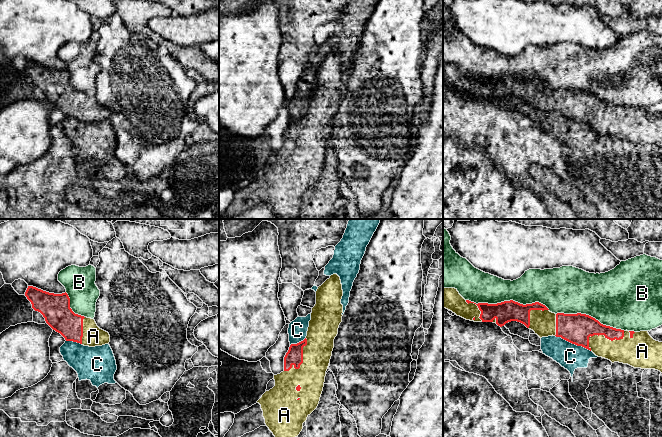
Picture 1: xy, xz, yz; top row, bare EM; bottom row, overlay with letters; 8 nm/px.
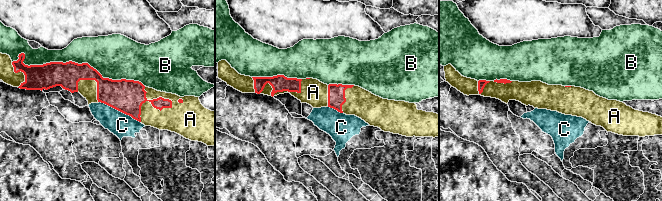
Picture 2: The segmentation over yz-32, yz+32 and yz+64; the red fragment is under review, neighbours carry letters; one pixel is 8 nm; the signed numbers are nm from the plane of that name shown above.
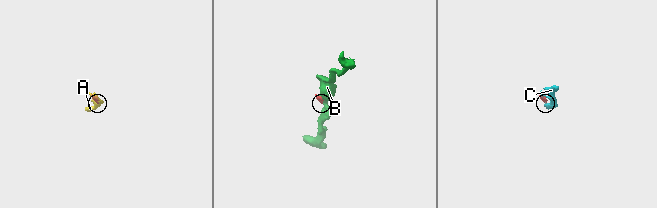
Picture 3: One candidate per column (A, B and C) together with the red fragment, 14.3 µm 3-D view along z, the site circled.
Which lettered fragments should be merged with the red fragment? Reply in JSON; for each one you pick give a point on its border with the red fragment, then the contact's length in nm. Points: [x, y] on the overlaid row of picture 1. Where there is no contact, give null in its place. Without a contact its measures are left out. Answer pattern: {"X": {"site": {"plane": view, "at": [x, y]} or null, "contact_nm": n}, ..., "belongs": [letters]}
{"A": {"site": {"plane": "yz", "at": [603, 334]}, "contact_nm": 320}, "belongs": ["A"]}

